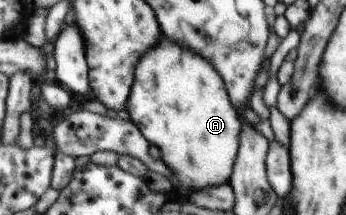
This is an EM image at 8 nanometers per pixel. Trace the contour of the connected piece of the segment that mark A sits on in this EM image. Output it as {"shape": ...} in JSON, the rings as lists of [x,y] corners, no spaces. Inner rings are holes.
{"shape":[[[162,37],[135,67],[126,110],[145,139],[160,149],[178,196],[208,192],[231,179],[243,123],[208,58]]]}

